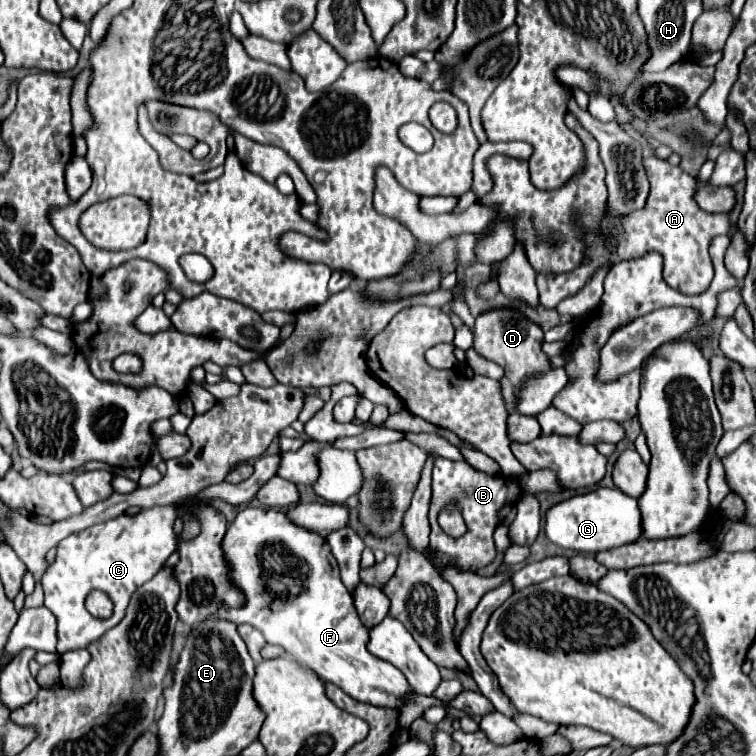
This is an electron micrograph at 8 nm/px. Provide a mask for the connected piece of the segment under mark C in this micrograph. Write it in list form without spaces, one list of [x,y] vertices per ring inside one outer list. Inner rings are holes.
[[[266,455],[256,459],[254,463],[254,473],[246,481],[232,485],[228,481],[222,481],[218,485],[210,485],[196,493],[194,497],[184,499],[182,503],[172,503],[172,505],[156,505],[150,509],[142,509],[136,515],[118,515],[116,519],[110,519],[100,525],[92,525],[84,531],[68,535],[64,541],[58,545],[58,553],[54,563],[48,567],[44,575],[44,595],[46,601],[44,605],[54,613],[56,623],[58,623],[58,653],[66,653],[70,649],[80,649],[86,647],[88,643],[96,641],[102,637],[104,631],[112,629],[120,617],[124,617],[124,601],[130,599],[136,587],[144,585],[148,579],[152,579],[166,563],[166,559],[178,551],[180,541],[190,541],[200,533],[200,523],[194,517],[192,505],[200,503],[210,503],[212,499],[222,499],[234,507],[248,505],[256,499],[256,493],[260,487],[276,475],[276,465],[280,463],[278,455]],[[176,519],[184,521],[184,529],[180,535],[174,533],[172,525]],[[94,589],[104,591],[112,603],[114,611],[108,619],[98,619],[92,617],[86,607],[86,595]]]

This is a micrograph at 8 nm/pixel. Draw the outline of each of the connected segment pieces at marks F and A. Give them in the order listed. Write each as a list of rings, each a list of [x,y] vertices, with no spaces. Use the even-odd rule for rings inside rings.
[[[250,505],[248,513],[238,513],[228,525],[222,551],[228,565],[228,581],[246,597],[246,603],[238,609],[220,607],[222,619],[236,625],[254,625],[264,633],[268,643],[282,645],[302,665],[316,671],[324,681],[338,685],[360,703],[400,711],[404,695],[414,695],[400,669],[368,653],[368,629],[362,625],[352,597],[340,581],[338,561],[326,539],[290,523],[280,509]],[[296,583],[300,585],[298,595],[278,597],[278,585],[288,585],[284,589],[290,589]]]
[[[650,157],[644,159],[644,167],[650,179],[650,197],[648,205],[640,209],[640,213],[632,213],[632,217],[624,217],[620,221],[620,227],[614,227],[608,215],[602,219],[602,227],[598,233],[586,235],[586,261],[570,271],[568,275],[538,275],[538,291],[540,291],[540,303],[544,307],[556,307],[562,299],[576,293],[584,283],[590,279],[590,275],[596,271],[596,267],[604,263],[616,263],[624,257],[640,257],[644,251],[660,251],[666,265],[664,265],[664,279],[672,289],[678,289],[686,295],[700,295],[704,289],[708,289],[710,281],[714,277],[714,268],[708,255],[708,245],[712,237],[716,235],[728,235],[732,221],[730,215],[712,215],[698,207],[694,201],[696,195],[696,181],[684,173],[680,167],[670,165],[668,161]]]

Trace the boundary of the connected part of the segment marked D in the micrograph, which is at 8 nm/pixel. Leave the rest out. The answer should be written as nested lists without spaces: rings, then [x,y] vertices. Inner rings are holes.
[[[492,309],[476,317],[476,327],[474,327],[474,351],[480,353],[482,357],[502,365],[506,369],[502,383],[502,393],[508,405],[508,411],[512,413],[516,409],[516,389],[518,385],[532,373],[548,371],[548,357],[542,353],[540,345],[544,341],[542,329],[516,309]]]

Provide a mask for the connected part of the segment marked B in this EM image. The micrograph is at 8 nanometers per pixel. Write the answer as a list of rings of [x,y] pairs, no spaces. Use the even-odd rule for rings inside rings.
[[[436,457],[434,469],[432,469],[432,501],[430,501],[430,547],[432,547],[432,563],[436,569],[444,567],[458,567],[462,571],[476,573],[482,567],[490,565],[496,557],[496,549],[492,545],[492,533],[496,525],[500,523],[498,513],[502,507],[510,505],[510,479],[504,475],[488,475],[484,471],[472,469],[466,461],[450,461]],[[452,499],[458,499],[464,509],[464,521],[466,521],[466,533],[462,537],[448,537],[444,535],[442,541],[442,529],[438,525],[438,511]]]

